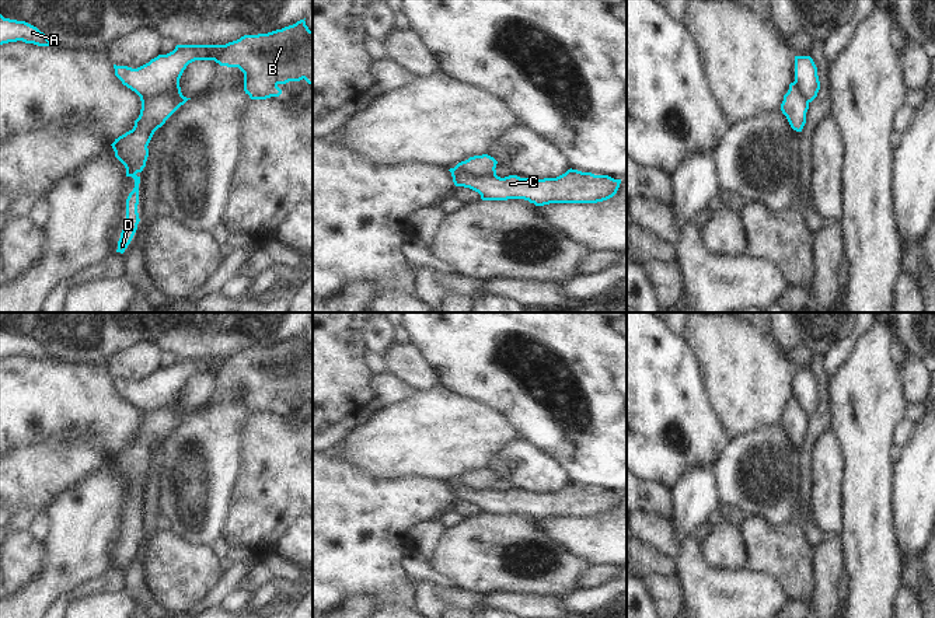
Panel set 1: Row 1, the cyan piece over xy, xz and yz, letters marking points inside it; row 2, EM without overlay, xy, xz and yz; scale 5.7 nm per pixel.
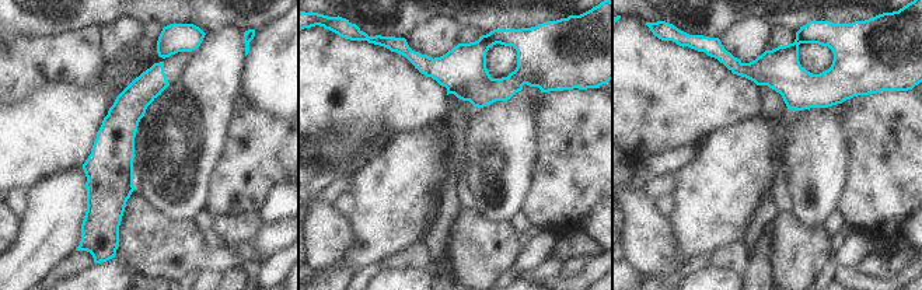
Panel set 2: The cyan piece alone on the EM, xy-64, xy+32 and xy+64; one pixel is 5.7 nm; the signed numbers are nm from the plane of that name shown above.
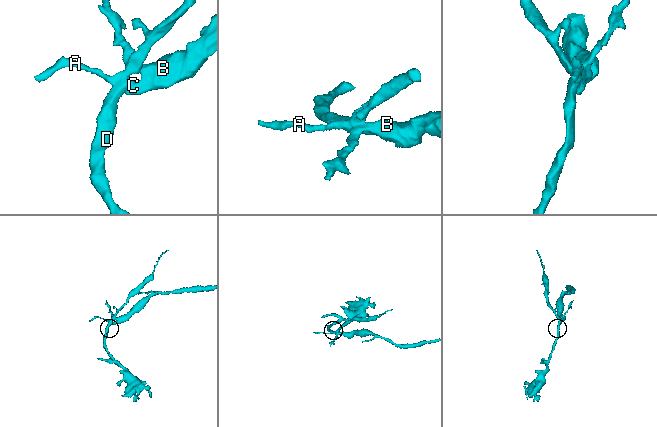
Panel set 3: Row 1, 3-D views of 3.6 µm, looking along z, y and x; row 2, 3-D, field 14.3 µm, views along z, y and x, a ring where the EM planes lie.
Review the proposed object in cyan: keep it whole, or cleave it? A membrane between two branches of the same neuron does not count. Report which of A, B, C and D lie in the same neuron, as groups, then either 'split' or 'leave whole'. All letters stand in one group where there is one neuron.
A B C / D; split

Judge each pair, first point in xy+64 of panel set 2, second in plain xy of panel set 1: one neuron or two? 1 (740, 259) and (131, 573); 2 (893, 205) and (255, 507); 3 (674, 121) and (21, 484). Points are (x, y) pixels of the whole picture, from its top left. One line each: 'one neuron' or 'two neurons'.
1: two neurons
2: one neuron
3: two neurons

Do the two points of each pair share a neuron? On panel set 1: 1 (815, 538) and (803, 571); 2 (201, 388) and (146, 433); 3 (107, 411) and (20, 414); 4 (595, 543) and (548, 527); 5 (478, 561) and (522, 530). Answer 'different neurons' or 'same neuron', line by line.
1: different neurons
2: same neuron
3: same neuron
4: same neuron
5: same neuron

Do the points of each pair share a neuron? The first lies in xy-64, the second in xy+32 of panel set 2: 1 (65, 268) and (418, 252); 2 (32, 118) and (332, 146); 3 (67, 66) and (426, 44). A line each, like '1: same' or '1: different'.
1: same
2: same
3: different

